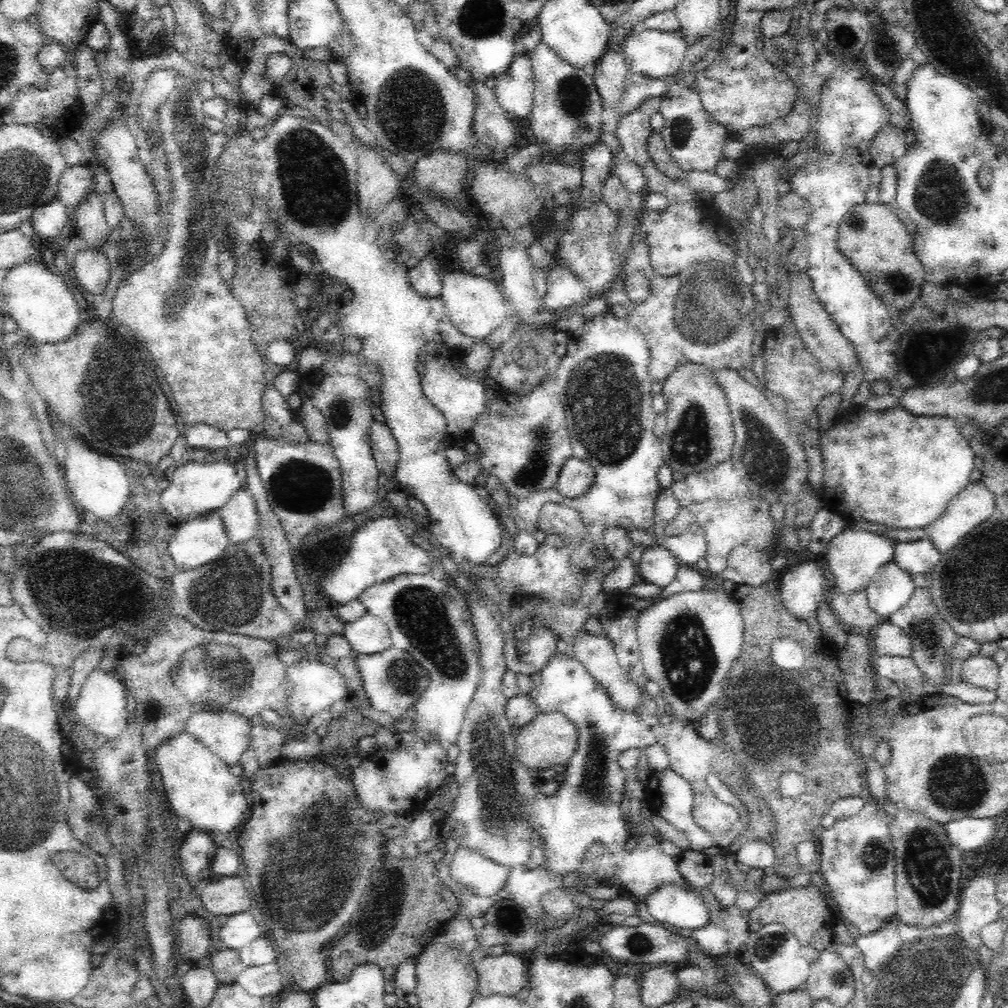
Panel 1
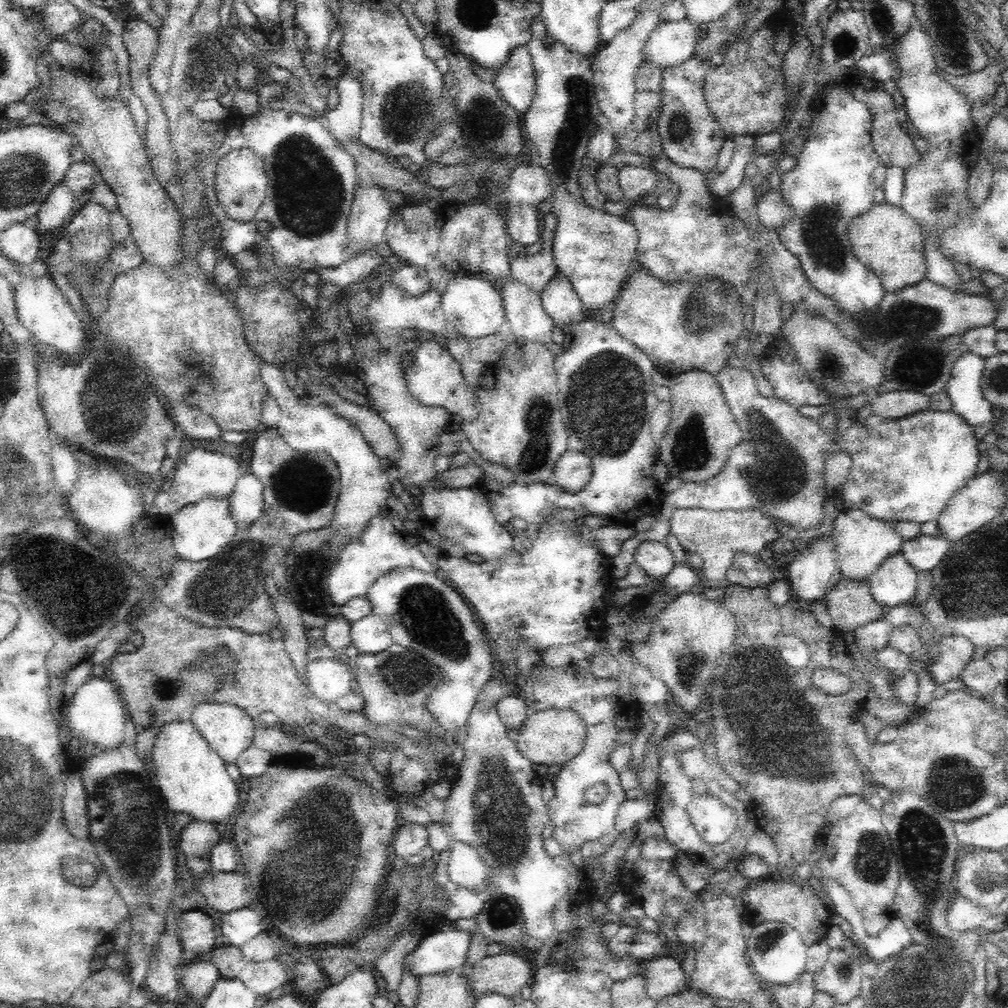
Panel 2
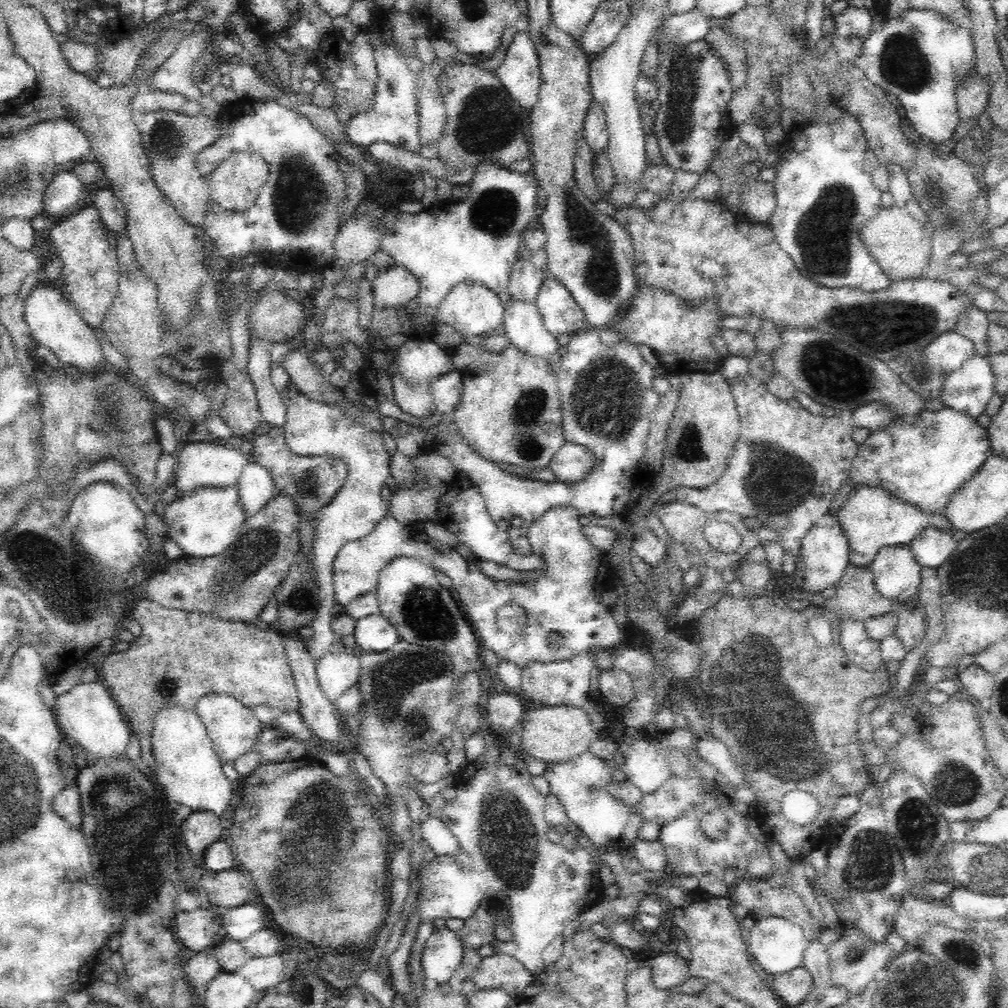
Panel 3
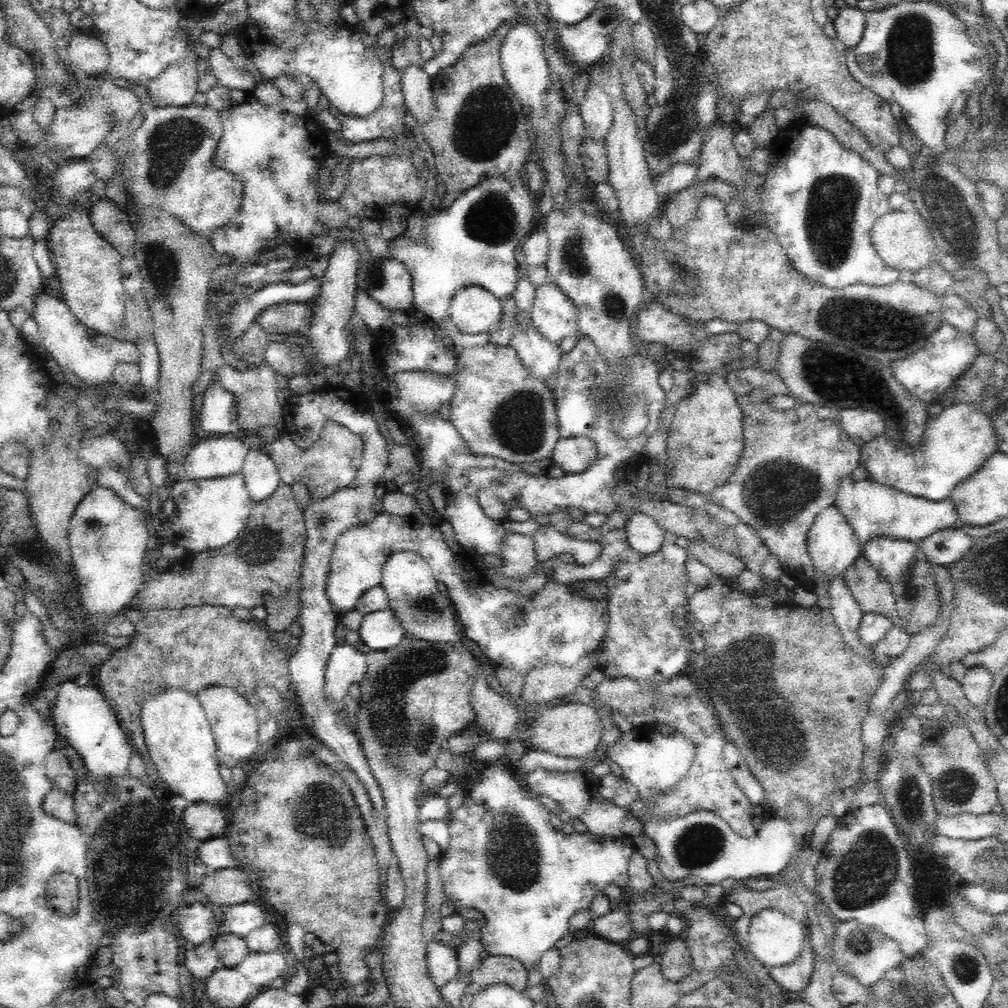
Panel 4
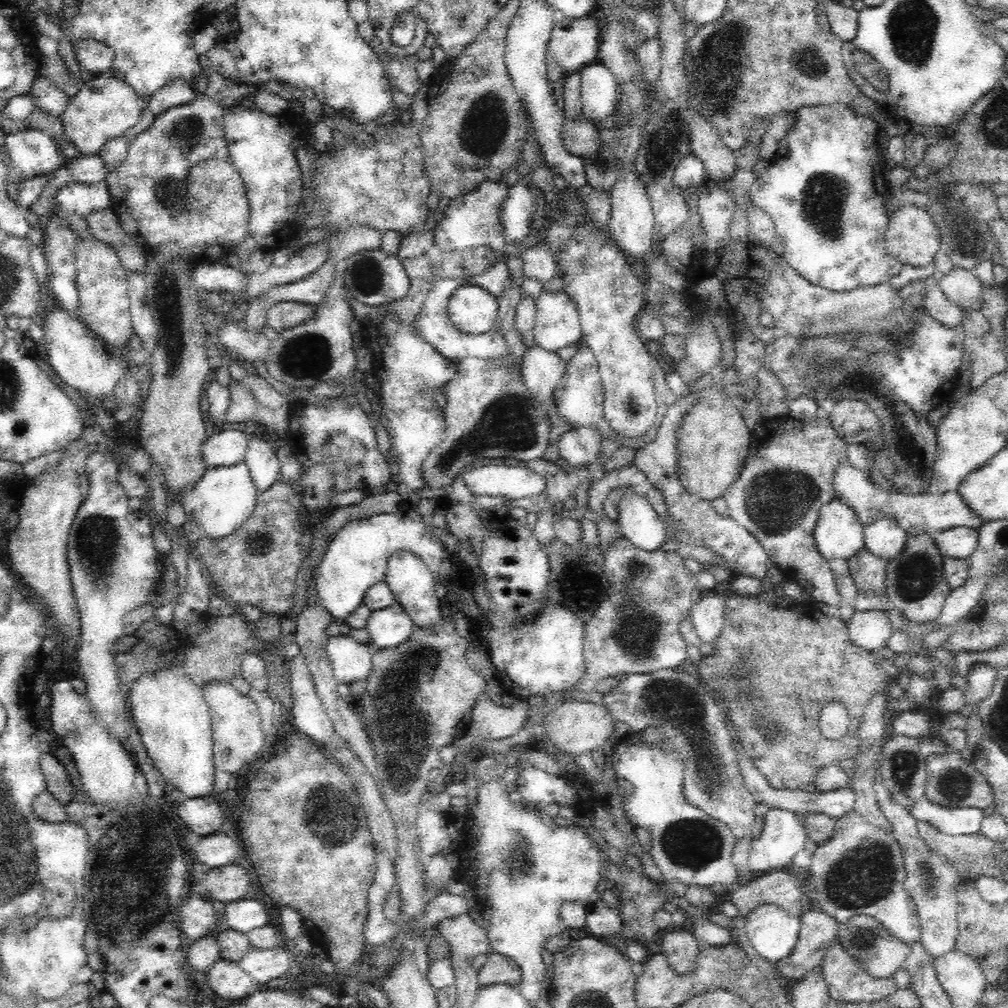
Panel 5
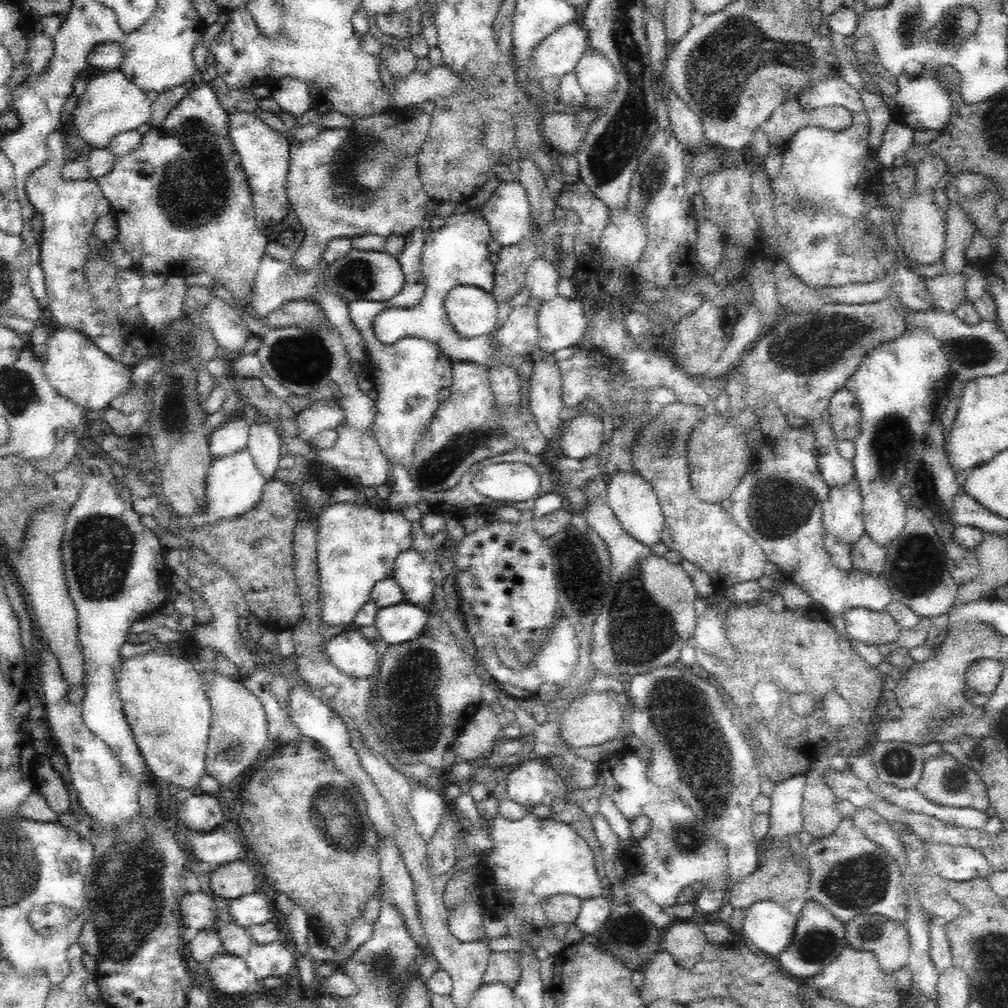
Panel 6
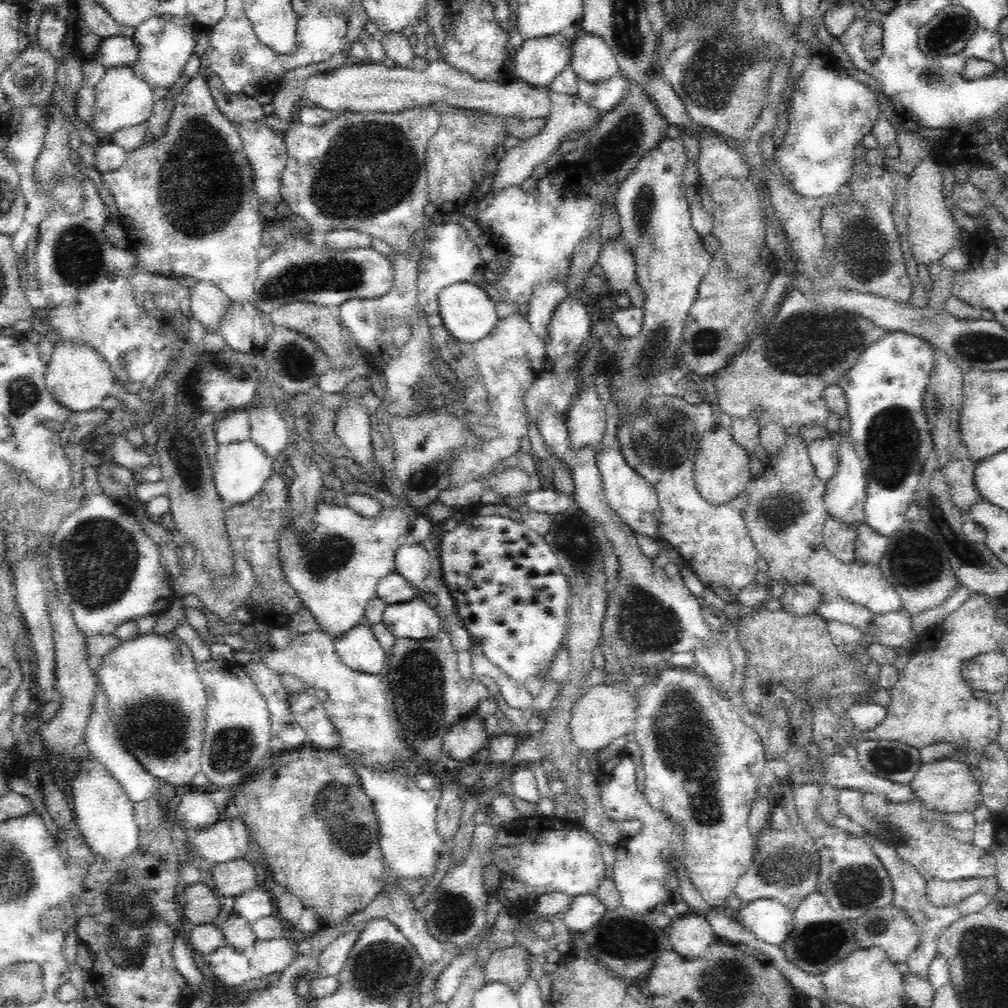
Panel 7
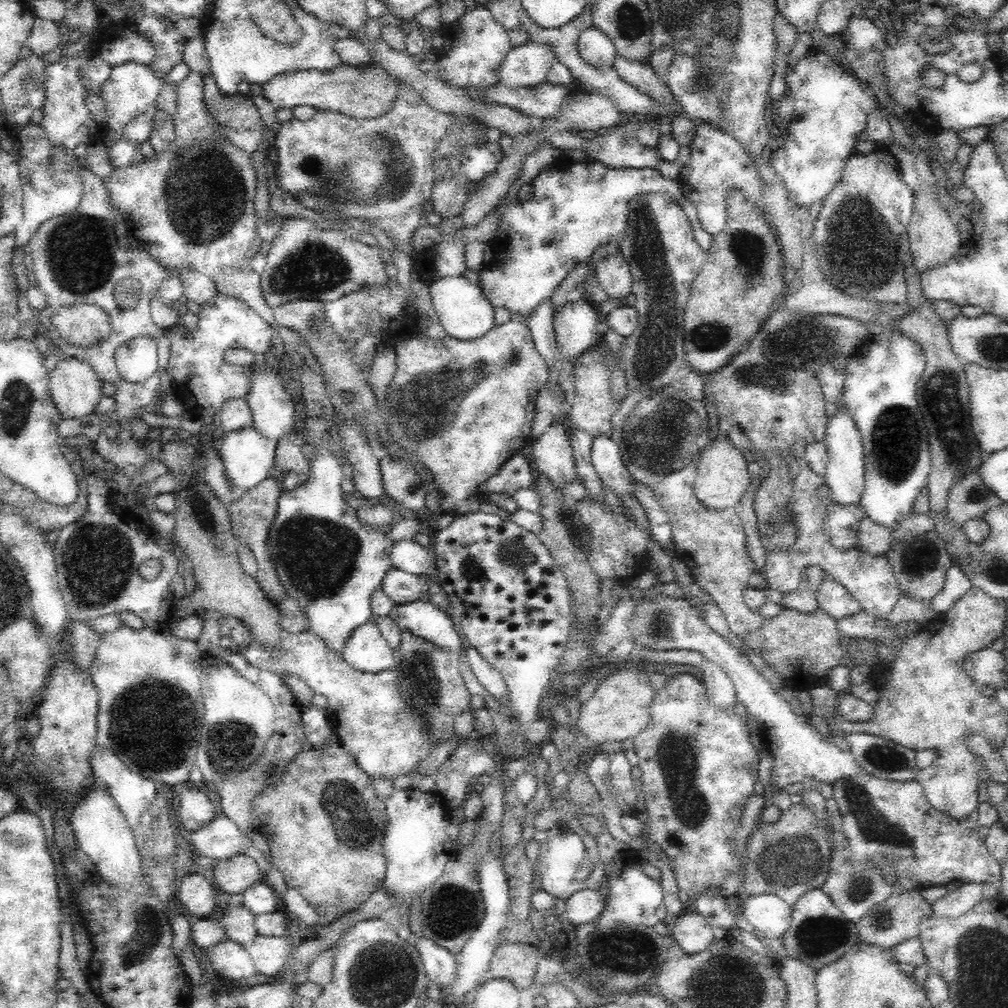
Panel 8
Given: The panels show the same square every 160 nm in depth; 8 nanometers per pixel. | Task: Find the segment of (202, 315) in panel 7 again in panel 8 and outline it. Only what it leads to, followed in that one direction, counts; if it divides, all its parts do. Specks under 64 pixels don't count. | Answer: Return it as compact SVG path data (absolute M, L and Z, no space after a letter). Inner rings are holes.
M180 269L183 296L196 302L200 307L211 305L217 297L215 282L206 275L192 269Z

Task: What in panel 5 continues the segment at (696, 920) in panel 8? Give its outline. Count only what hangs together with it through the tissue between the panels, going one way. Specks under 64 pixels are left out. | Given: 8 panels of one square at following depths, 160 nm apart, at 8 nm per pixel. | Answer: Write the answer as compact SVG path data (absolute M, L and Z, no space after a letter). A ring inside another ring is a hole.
M690 926L675 928L662 938L662 953L672 970L678 974L690 974L699 955L700 943L692 934Z

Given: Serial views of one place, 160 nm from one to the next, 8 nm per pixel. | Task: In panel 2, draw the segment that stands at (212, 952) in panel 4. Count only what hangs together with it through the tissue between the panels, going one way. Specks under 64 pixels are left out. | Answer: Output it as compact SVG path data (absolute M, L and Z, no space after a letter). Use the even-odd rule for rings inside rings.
M193 958L192 962L179 972L178 977L180 986L187 994L194 1001L202 1002L210 994L221 974L211 960Z

